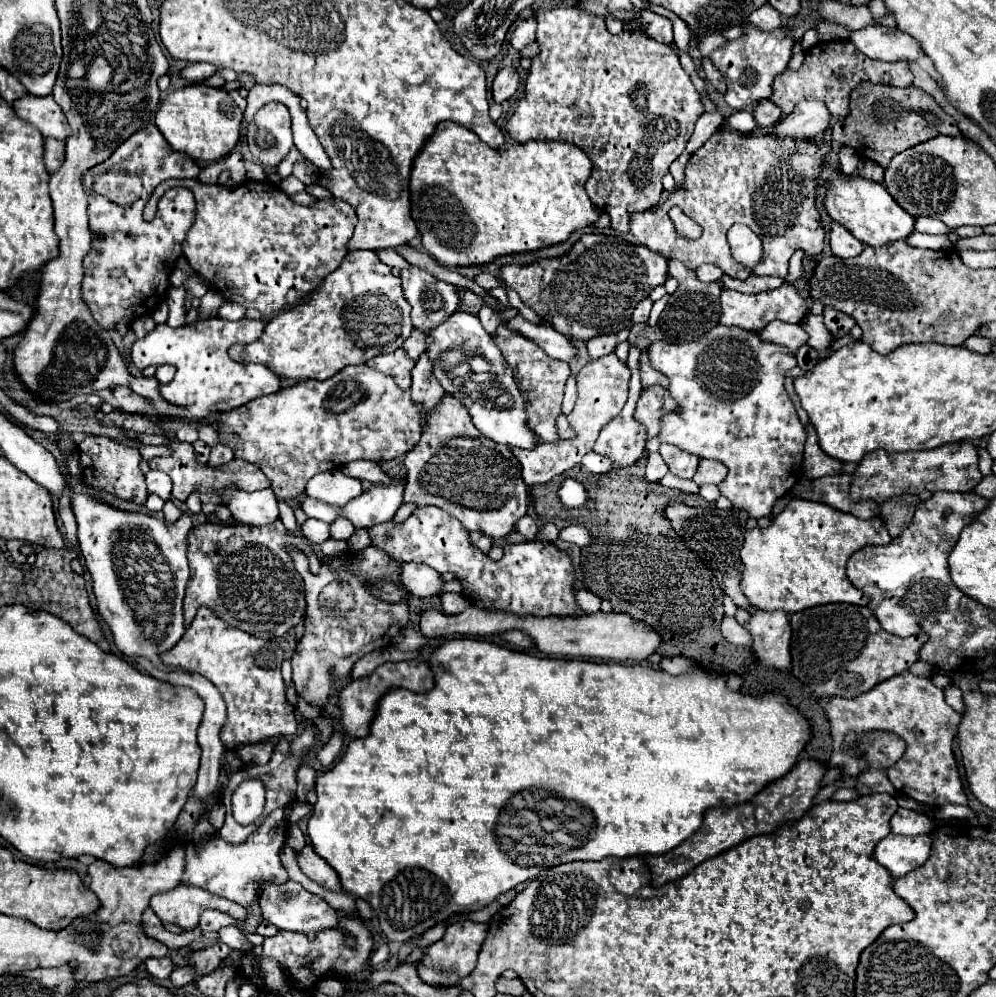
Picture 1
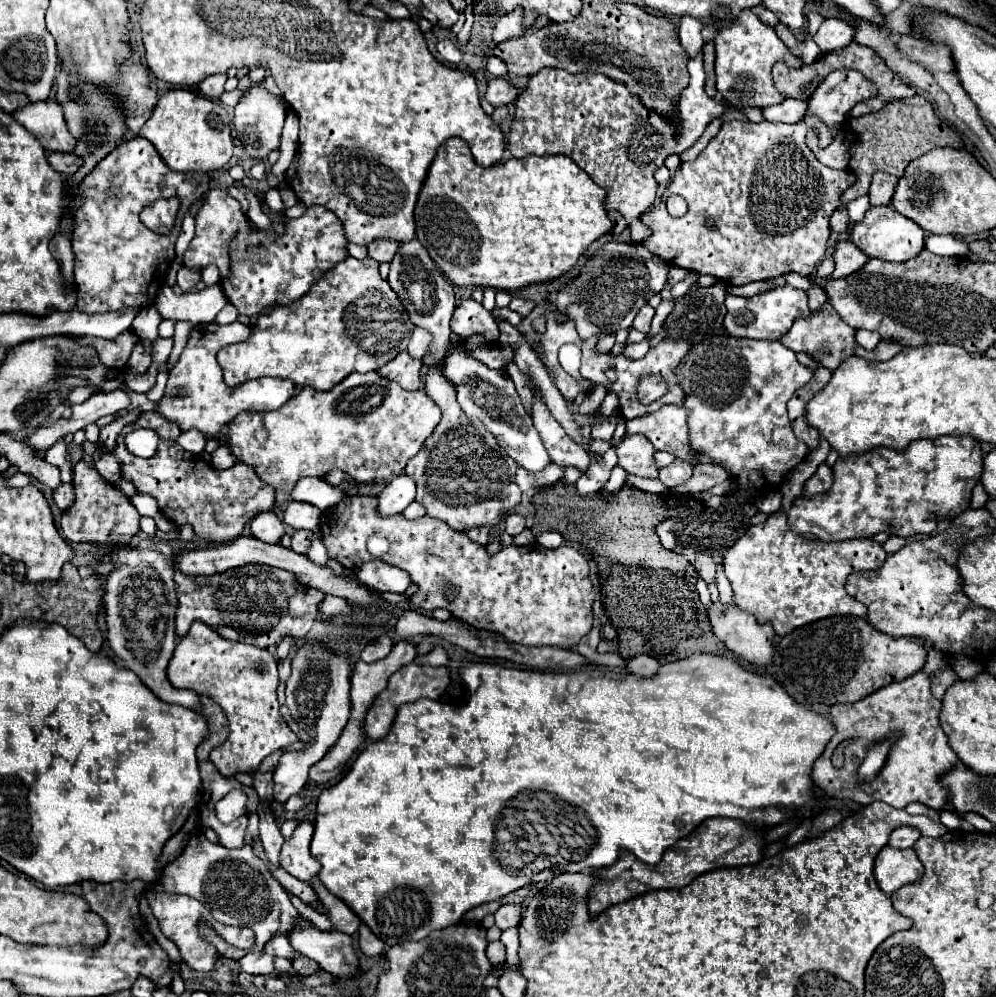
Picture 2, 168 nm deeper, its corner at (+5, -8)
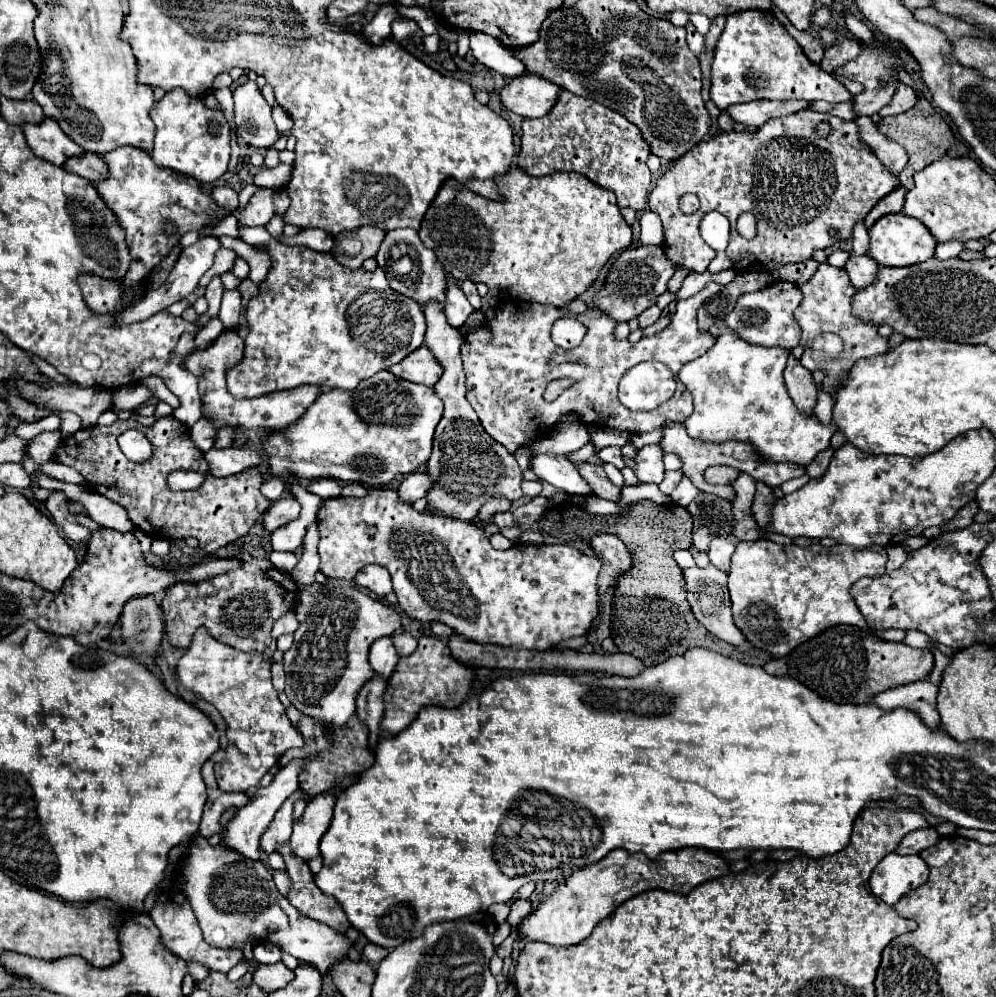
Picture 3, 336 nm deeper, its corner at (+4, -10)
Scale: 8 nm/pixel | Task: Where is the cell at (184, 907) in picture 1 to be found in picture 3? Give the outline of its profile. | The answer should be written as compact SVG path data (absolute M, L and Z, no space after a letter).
M163 891L157 897L155 907L151 909L149 917L153 919L153 923L161 931L161 941L165 943L165 947L173 955L181 957L183 961L197 961L197 963L203 963L205 967L209 967L209 971L227 973L243 957L243 953L239 949L215 949L215 947L211 947L203 941L203 933L201 933L201 927L197 923L197 917L193 915L191 905L189 905L189 901L185 899L185 895L181 891Z

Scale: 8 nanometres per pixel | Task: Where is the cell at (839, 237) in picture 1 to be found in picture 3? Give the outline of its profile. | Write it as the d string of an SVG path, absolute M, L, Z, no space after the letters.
M849 255L849 261L845 265L845 271L849 275L849 281L855 289L861 289L865 285L869 285L875 275L877 275L877 263L869 257L869 255Z

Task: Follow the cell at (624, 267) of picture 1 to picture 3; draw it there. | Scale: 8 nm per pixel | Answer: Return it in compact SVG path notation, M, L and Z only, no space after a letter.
M639 245L635 249L625 249L613 261L603 287L595 295L595 309L603 311L617 323L631 321L641 311L651 307L659 295L667 291L667 281L673 277L675 267L665 259L663 247L659 245Z

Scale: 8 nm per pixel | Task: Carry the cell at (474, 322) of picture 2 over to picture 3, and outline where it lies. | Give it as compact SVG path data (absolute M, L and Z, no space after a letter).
M451 285L447 289L447 307L445 307L445 317L447 317L449 325L455 329L461 329L465 325L467 317L471 315L471 311L473 311L473 307L467 301L465 293L459 287Z

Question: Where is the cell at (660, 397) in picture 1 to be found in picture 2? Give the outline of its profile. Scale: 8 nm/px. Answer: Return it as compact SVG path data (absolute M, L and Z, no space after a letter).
M664 405L656 413L626 421L626 435L644 435L658 451L668 451L676 459L690 465L698 463L696 449L688 439L686 409L678 405Z

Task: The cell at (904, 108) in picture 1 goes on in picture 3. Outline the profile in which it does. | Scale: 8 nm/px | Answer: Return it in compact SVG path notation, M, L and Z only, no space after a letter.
M921 95L915 103L913 109L893 115L893 117L885 117L879 121L877 125L879 133L883 133L887 139L903 145L903 149L909 155L909 163L905 165L905 169L901 171L901 185L909 191L913 187L913 173L921 171L925 165L941 159L941 157L963 157L967 155L967 147L953 135L951 127L943 121L943 117L933 109L933 105Z

